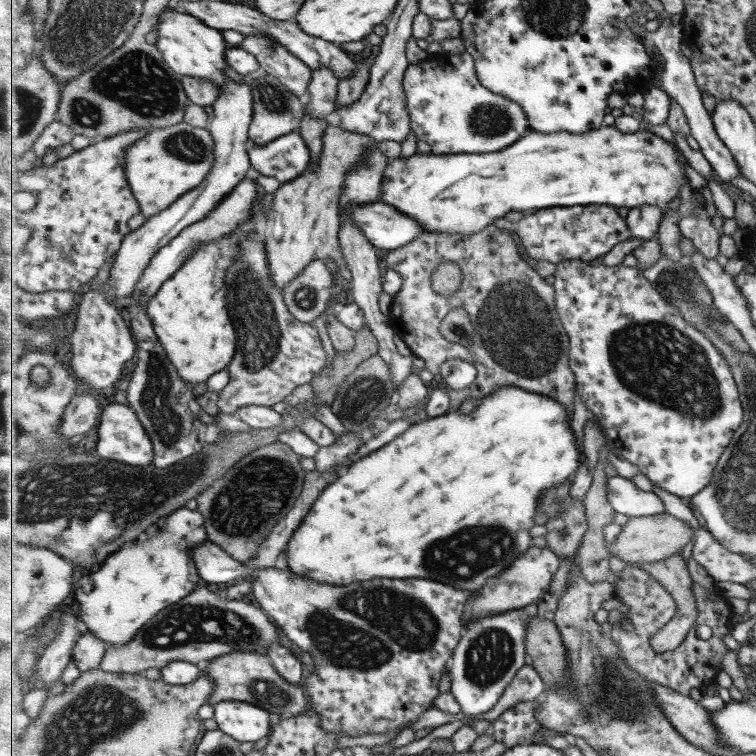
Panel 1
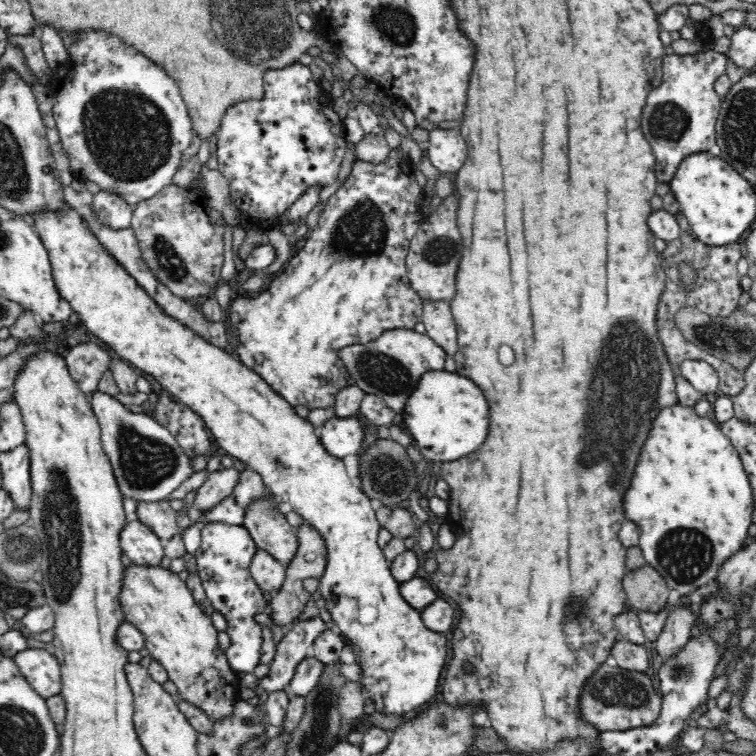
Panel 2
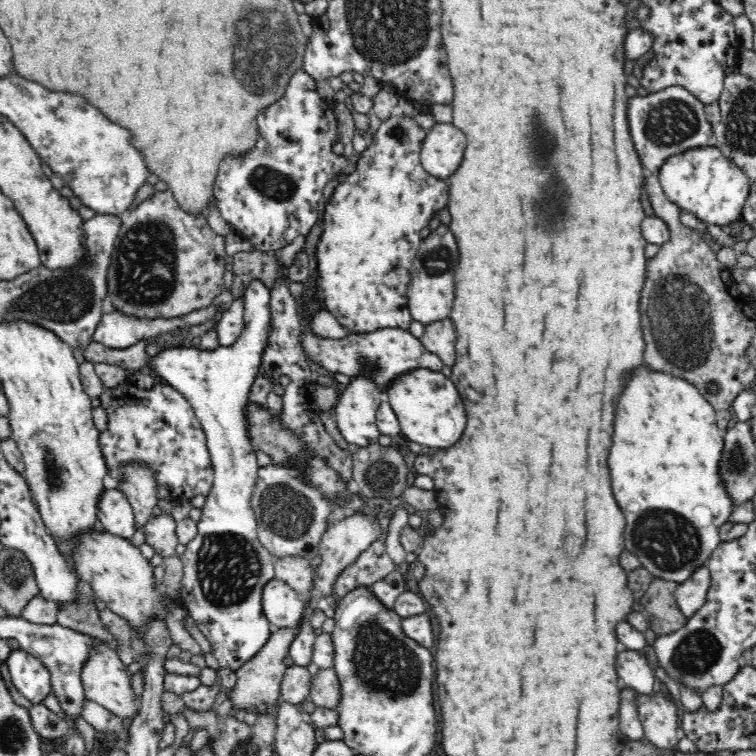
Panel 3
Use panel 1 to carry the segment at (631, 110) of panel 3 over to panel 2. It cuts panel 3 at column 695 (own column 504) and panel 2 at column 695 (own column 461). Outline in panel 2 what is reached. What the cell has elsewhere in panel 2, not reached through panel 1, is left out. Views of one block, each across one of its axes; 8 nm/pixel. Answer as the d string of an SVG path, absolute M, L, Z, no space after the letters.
M710 49L686 56L673 53L663 58L662 82L653 91L650 91L641 118L644 137L653 148L653 154L657 161L655 175L658 181L668 184L674 178L680 164L690 155L700 152L720 155L720 147L717 146L715 136L715 125L722 102L719 94L715 91L714 83L716 78L726 70L726 64L728 64L726 56L727 54Z

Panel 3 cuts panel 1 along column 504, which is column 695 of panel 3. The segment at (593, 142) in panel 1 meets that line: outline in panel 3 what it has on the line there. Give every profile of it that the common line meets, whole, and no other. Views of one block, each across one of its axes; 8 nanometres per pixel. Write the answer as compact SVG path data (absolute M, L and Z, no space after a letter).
M708 146L684 152L670 158L660 170L658 175L664 195L681 209L692 212L704 224L726 229L743 218L742 212L750 195L748 177L718 148Z

